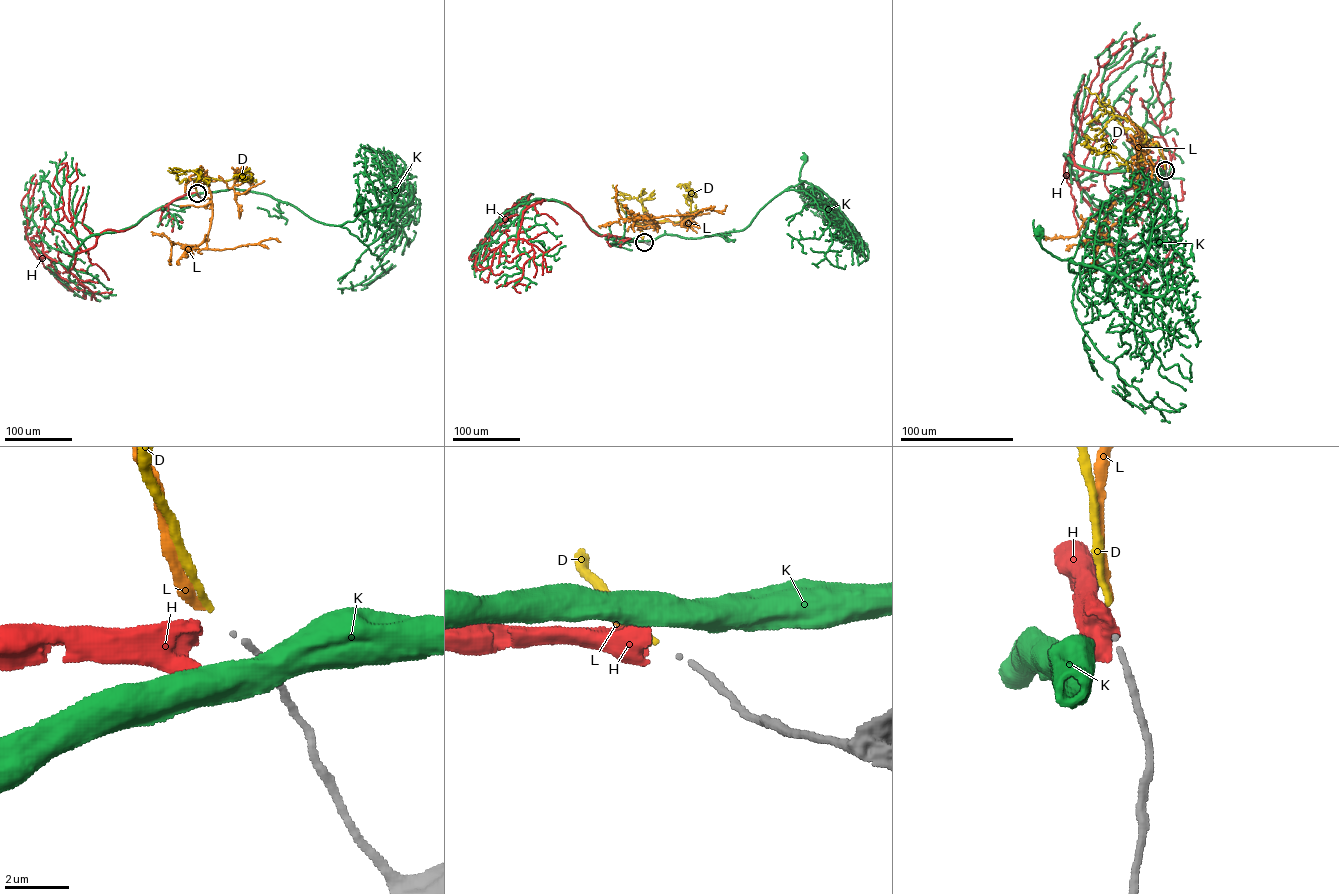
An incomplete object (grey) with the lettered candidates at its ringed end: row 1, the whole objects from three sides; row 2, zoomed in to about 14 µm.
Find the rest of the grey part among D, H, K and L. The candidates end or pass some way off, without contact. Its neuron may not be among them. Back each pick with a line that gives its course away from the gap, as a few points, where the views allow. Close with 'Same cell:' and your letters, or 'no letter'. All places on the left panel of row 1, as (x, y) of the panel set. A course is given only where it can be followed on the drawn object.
D: via (197, 192), (195, 179), (199, 175), (222, 180), (247, 179), (237, 175), (233, 177)
Same cell: D

